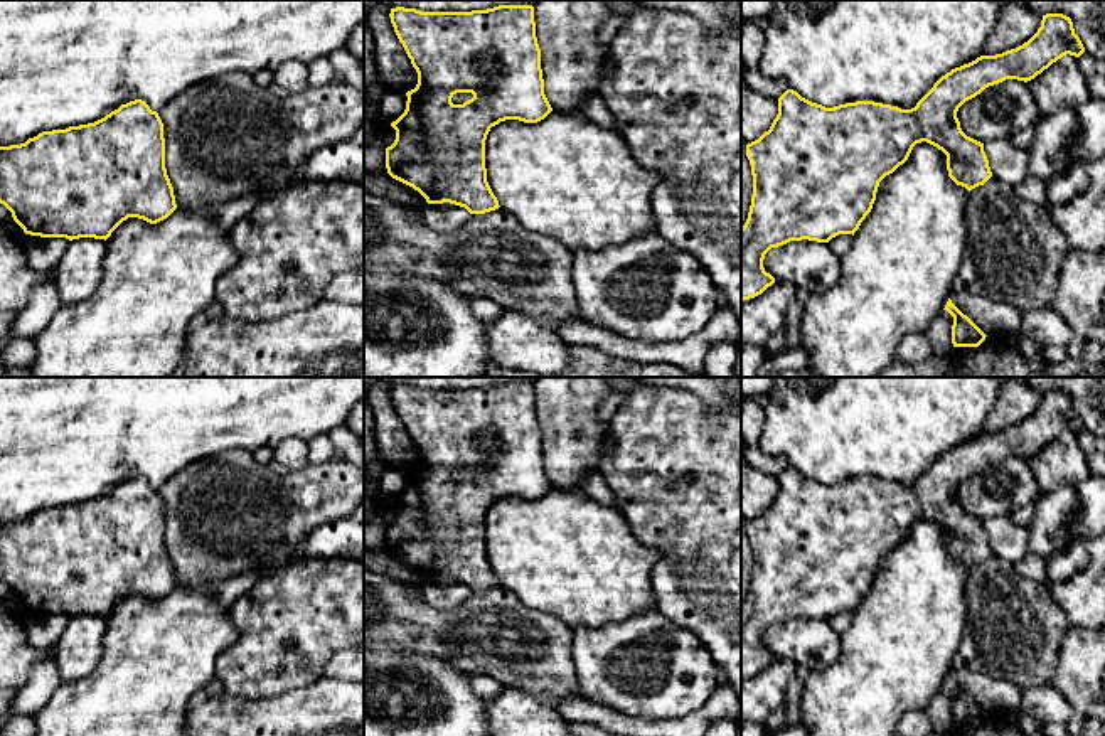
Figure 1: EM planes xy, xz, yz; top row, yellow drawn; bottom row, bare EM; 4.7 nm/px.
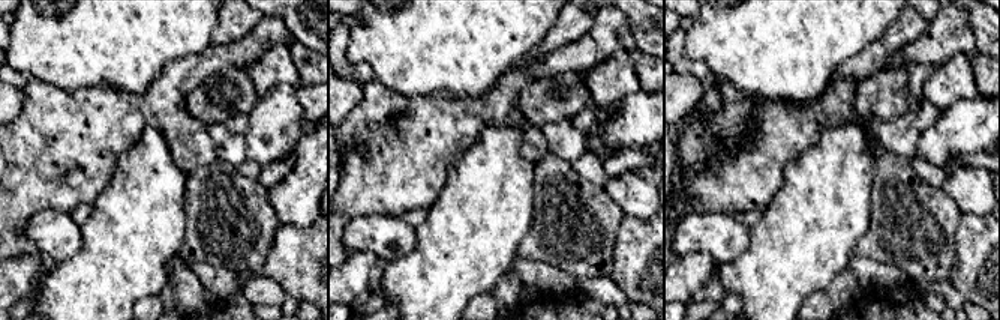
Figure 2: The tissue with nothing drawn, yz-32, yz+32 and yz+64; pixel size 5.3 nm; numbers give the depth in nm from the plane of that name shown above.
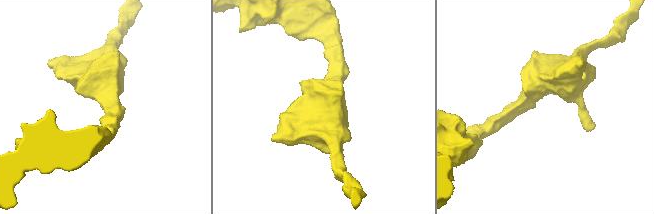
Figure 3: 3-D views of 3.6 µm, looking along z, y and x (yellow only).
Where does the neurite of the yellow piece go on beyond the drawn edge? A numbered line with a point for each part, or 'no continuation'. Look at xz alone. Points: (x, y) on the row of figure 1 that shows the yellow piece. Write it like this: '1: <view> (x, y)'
no continuation

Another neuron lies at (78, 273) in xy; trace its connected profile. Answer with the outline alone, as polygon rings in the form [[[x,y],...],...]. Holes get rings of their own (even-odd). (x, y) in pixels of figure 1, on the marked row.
[[[79,237],[69,241],[54,269],[62,305],[74,305],[94,295],[103,278],[104,254],[104,239]]]

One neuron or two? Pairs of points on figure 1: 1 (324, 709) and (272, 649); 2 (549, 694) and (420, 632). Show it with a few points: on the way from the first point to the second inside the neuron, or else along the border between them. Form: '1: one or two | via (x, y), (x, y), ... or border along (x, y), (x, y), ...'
1: two | border along (322, 676), (309, 684), (265, 696)
2: one | via (517, 662), (491, 637), (452, 635)

